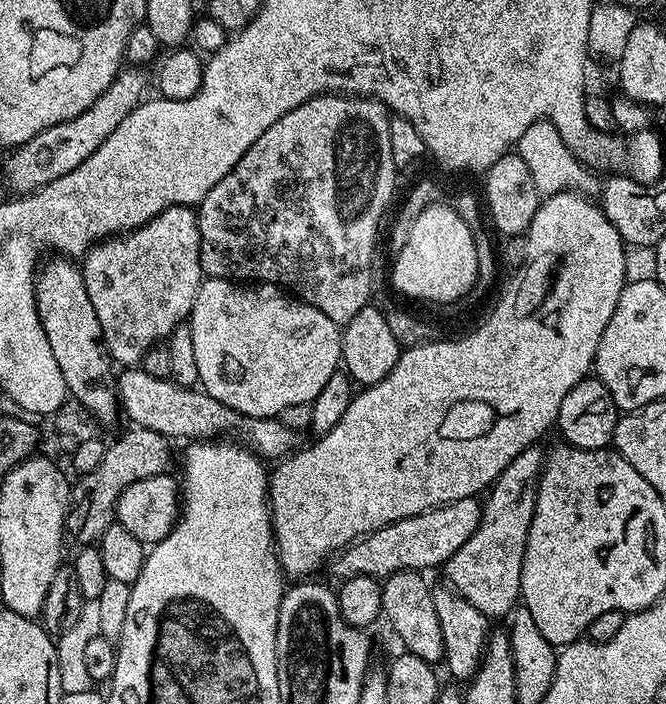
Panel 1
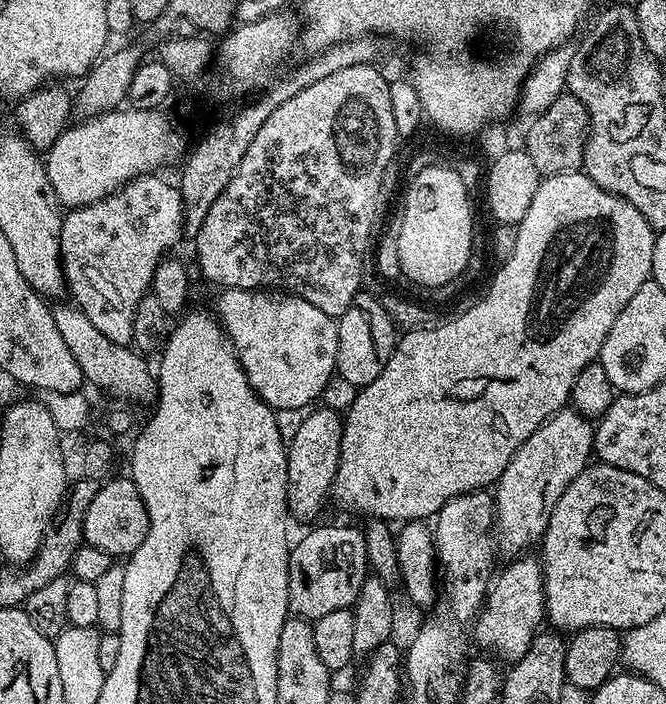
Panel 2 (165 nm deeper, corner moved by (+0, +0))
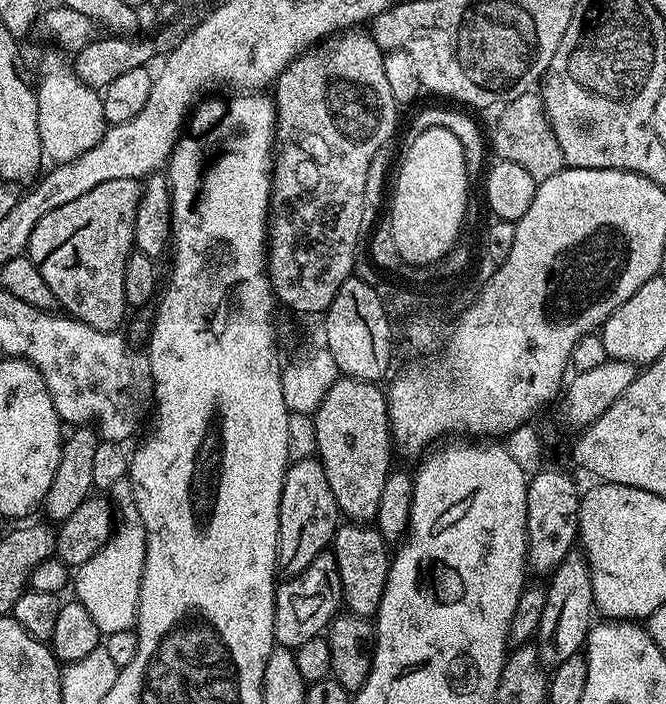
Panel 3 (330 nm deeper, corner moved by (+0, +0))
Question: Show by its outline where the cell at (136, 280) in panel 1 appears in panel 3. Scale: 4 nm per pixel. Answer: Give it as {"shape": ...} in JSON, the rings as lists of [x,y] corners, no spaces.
{"shape":[[[130,178],[102,182],[102,186],[94,186],[94,190],[82,194],[82,198],[74,198],[74,202],[66,202],[66,206],[58,206],[58,210],[50,210],[30,234],[26,255],[32,259],[34,266],[38,266],[38,274],[42,274],[46,286],[50,286],[54,292],[57,305],[67,315],[94,326],[94,330],[117,331],[124,320],[124,312],[129,311],[126,302],[126,270],[128,257],[134,251],[132,239],[134,218],[142,195],[140,186],[140,180]]]}

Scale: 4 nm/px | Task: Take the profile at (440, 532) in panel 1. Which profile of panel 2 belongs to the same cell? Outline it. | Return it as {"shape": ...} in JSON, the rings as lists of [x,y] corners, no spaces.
{"shape":[[[324,524],[321,528],[312,528],[300,541],[291,545],[288,554],[288,611],[293,617],[309,622],[322,618],[322,614],[331,614],[333,610],[351,608],[368,579],[368,555],[363,531],[358,527],[347,528],[344,524]]]}

